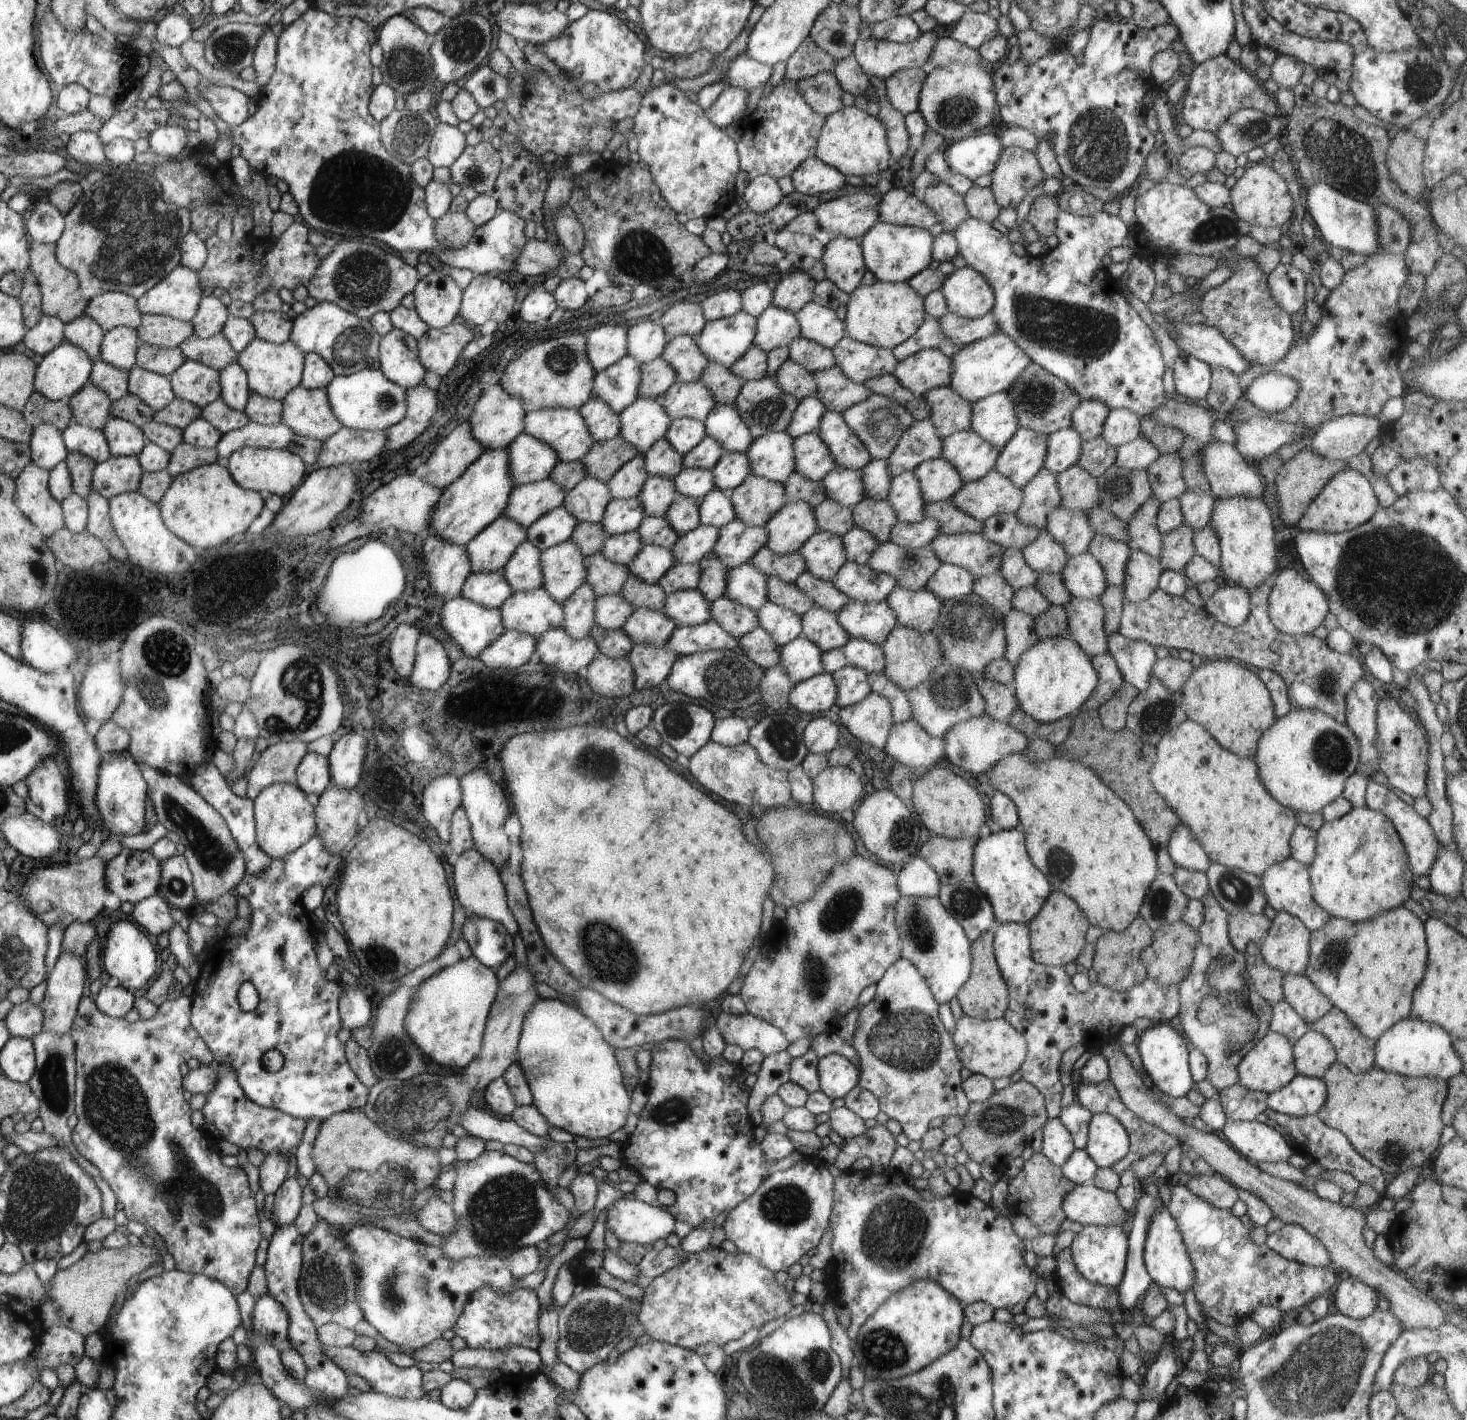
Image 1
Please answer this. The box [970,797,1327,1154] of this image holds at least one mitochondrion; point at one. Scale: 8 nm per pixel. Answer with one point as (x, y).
(1223, 999)

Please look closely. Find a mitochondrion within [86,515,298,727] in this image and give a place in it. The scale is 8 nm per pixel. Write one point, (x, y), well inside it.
(165, 656)

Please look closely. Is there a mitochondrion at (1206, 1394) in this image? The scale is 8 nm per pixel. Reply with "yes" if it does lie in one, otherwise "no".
no

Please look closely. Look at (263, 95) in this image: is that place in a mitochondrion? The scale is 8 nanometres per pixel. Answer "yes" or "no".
no

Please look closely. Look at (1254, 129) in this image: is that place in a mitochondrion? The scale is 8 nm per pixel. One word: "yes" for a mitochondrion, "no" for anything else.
yes

